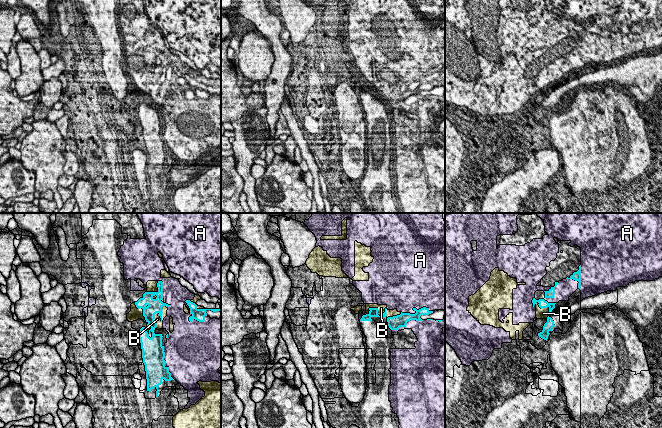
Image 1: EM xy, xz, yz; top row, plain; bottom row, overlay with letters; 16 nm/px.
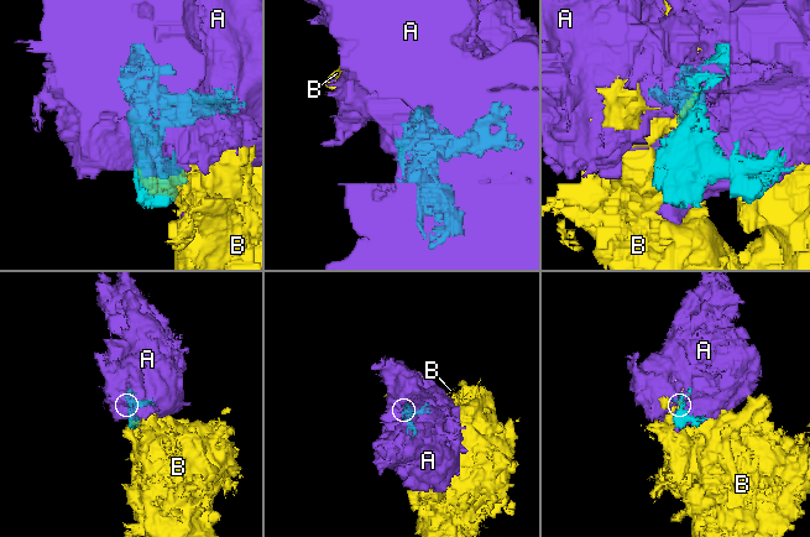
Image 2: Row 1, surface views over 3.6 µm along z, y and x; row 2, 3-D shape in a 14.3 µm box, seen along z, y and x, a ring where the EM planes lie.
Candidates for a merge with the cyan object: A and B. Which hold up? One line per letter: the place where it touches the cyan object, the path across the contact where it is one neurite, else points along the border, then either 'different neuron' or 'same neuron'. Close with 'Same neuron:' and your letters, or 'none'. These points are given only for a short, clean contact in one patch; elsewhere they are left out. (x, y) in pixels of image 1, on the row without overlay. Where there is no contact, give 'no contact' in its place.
A: xy (189, 93) | different neuron
B: xz (382, 89) | different neuron
Same neuron: none

